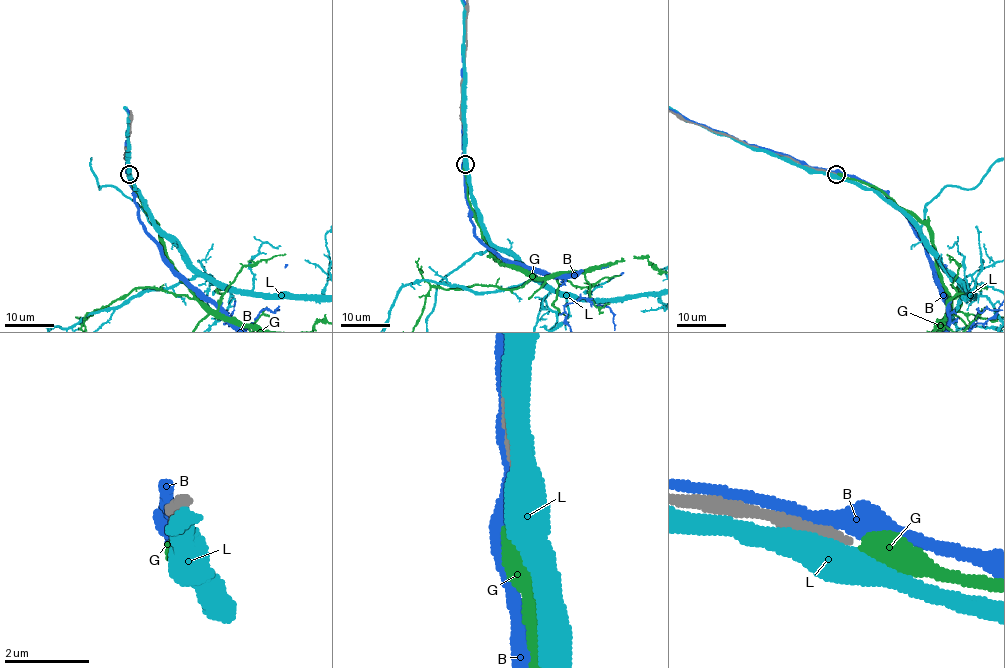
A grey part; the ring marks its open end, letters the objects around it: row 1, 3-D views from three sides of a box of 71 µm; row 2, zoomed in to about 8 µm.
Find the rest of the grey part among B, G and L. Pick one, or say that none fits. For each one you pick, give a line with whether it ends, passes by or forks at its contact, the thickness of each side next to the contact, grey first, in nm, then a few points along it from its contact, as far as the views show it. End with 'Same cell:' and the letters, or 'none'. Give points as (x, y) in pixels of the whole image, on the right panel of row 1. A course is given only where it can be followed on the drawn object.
G: It ends there. Thickness 260 nm (grey) against 550 nm
Same cell: G

